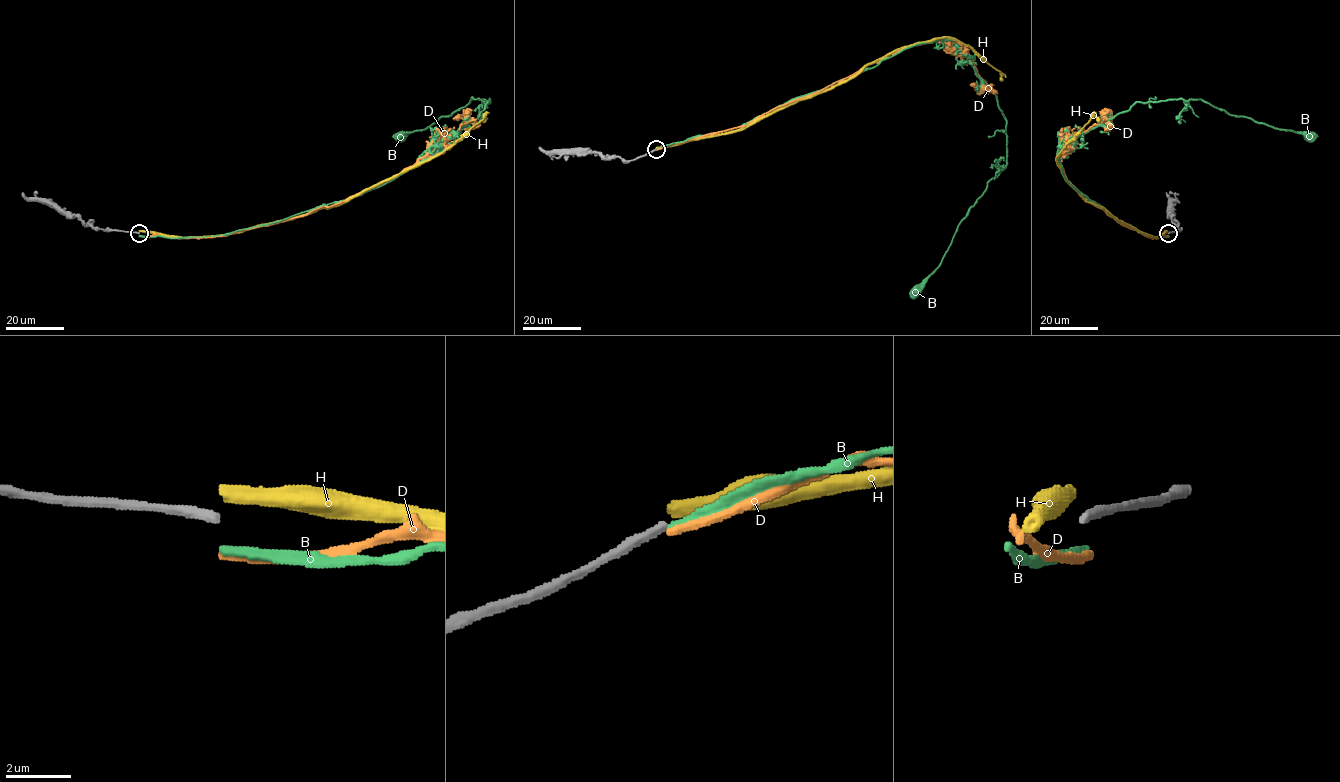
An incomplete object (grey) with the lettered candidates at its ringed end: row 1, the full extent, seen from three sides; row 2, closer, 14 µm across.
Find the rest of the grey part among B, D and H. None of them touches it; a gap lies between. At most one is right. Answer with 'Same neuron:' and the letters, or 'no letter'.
Same neuron: B

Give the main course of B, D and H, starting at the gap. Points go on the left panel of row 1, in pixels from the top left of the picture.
B: (139, 236), (220, 236), (361, 195), (430, 158), (490, 99), (471, 99), (425, 129), (399, 136)
D: (139, 236), (227, 235), (304, 216), (439, 154), (472, 119), (465, 118), (468, 111), (464, 121)
H: (139, 231), (176, 236), (228, 235), (335, 207), (437, 156), (484, 116), (482, 122)

